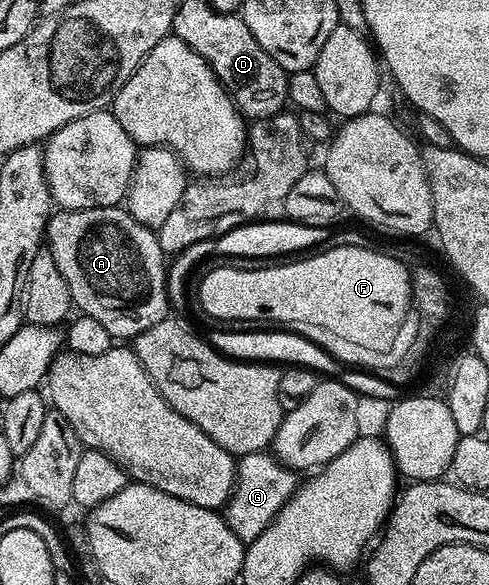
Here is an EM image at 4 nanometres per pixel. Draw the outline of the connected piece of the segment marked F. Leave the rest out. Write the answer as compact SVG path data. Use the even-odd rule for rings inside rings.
M357 244L333 247L314 251L304 258L274 263L277 264L274 268L213 268L202 278L197 288L197 300L202 310L217 320L274 320L277 323L274 325L299 332L315 344L328 345L342 362L360 352L365 360L381 356L385 351L386 355L391 348L389 340L398 339L397 331L400 328L402 331L411 312L409 300L412 301L414 295L410 269L398 257L396 260L373 248L360 248Z

